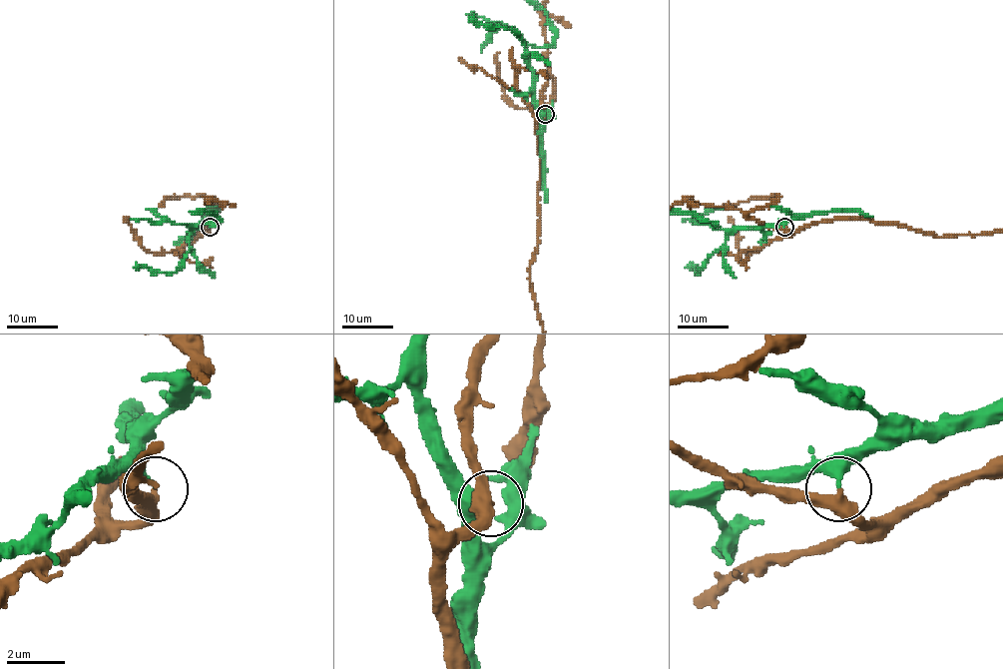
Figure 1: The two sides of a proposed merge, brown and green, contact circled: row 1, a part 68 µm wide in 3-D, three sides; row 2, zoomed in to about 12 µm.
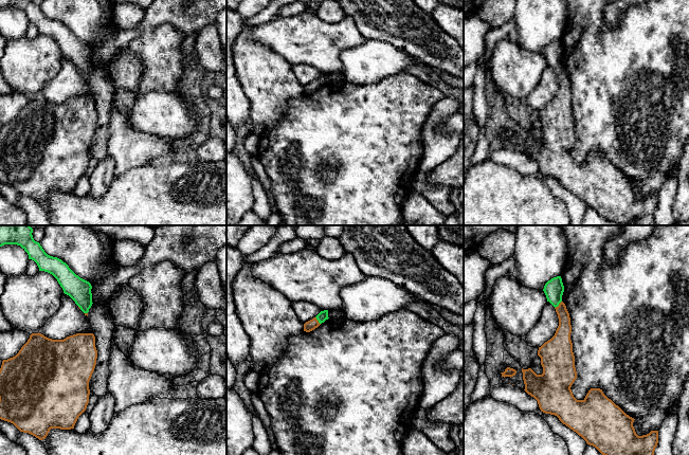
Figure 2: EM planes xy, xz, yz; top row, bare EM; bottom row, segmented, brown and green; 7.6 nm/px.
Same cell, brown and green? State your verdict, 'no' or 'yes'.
no

